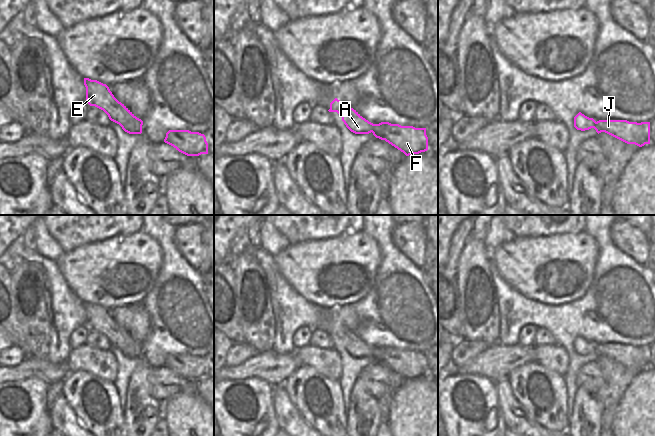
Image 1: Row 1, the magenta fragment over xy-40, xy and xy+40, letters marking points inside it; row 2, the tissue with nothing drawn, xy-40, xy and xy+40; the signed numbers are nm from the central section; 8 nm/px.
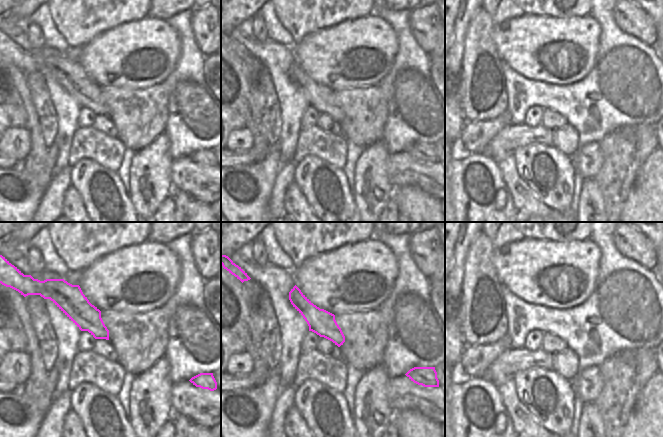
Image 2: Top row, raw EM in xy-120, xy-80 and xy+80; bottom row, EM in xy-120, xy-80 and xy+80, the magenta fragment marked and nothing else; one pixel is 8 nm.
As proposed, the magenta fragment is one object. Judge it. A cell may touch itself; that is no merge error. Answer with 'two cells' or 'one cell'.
one cell

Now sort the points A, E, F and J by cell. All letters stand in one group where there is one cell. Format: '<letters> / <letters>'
A E F J

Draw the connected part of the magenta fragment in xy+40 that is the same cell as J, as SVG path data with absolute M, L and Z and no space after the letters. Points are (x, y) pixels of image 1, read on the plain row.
M579 336L574 341L574 351L585 355L594 352L599 358L605 356L627 368L639 371L650 368L650 346L629 346L627 344L599 344L595 345Z

